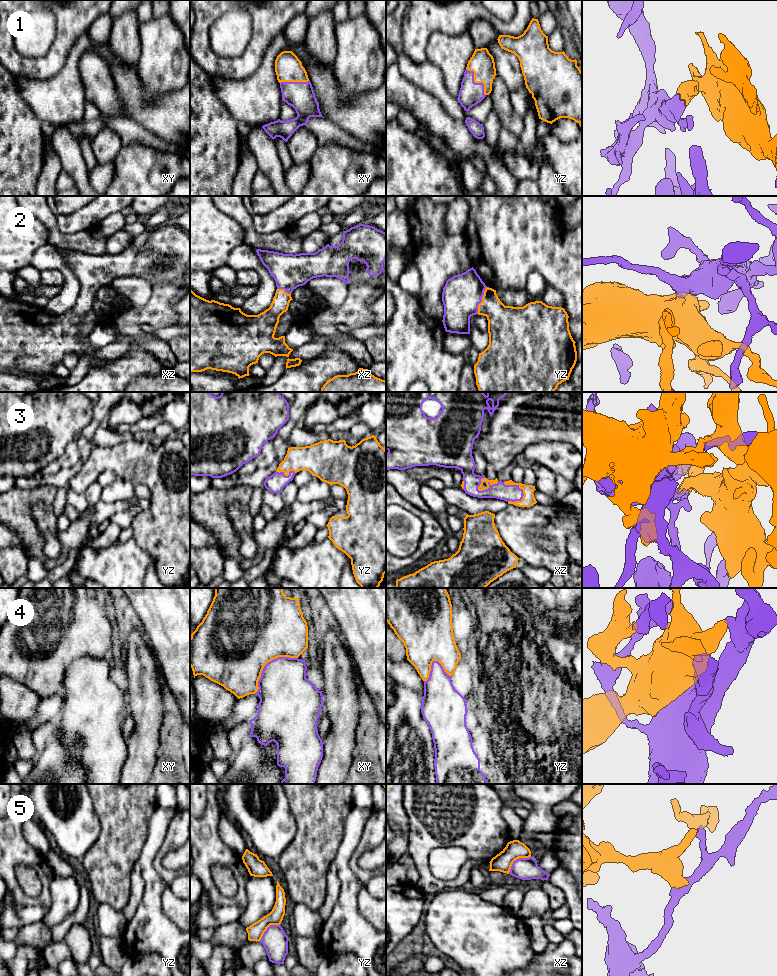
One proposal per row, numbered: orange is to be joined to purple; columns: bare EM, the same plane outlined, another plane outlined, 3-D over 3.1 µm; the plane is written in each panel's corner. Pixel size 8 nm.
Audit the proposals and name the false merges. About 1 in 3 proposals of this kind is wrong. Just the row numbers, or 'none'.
4, 5

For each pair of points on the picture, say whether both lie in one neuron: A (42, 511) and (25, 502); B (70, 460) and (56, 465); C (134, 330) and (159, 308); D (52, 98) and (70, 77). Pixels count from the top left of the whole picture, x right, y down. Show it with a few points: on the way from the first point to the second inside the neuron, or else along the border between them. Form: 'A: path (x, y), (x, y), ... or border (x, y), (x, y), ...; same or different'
A: border (51, 502), (37, 502), (32, 509), (39, 529); different
B: path (67, 460), (59, 464); same
C: path (136, 323), (143, 316), (149, 315), (152, 312); same
D: path (57, 93), (67, 82); same

